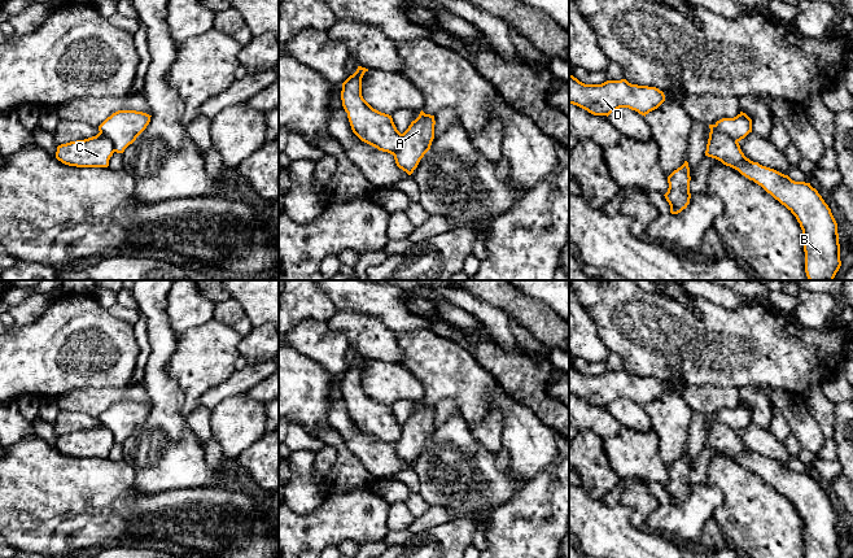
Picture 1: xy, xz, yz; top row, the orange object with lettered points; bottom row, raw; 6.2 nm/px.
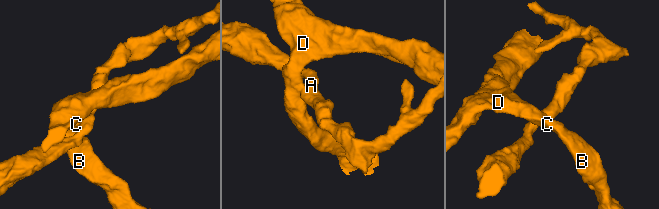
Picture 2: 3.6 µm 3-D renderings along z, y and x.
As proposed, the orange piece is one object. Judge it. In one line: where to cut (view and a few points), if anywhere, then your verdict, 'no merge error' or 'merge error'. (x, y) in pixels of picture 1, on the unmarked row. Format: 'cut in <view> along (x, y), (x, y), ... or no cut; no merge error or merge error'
cut in yz along (713, 415), (718, 422), (736, 432); merge error

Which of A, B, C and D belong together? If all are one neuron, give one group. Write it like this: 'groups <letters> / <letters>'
groups A / B C D

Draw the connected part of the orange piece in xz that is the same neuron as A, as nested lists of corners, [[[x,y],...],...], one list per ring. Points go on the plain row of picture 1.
[[[423,401],[402,424],[399,440],[393,445],[399,459],[408,466],[417,458],[420,450],[430,440],[434,430],[434,406]]]

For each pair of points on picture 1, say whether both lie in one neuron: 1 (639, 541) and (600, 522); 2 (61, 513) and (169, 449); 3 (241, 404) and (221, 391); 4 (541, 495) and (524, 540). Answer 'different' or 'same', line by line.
1: same
2: different
3: different
4: same

